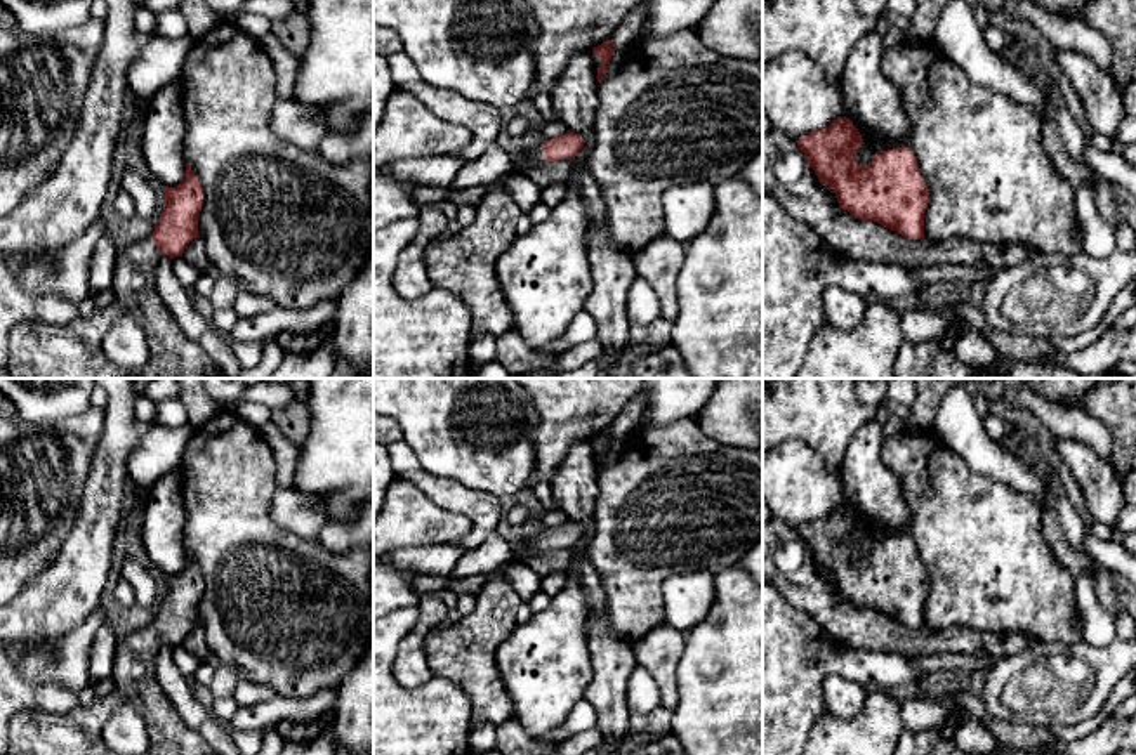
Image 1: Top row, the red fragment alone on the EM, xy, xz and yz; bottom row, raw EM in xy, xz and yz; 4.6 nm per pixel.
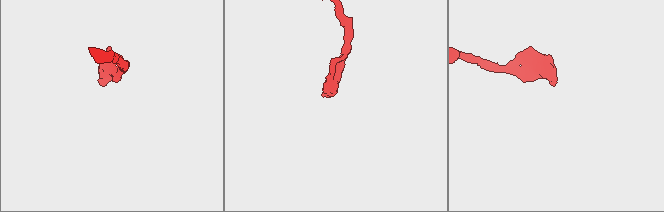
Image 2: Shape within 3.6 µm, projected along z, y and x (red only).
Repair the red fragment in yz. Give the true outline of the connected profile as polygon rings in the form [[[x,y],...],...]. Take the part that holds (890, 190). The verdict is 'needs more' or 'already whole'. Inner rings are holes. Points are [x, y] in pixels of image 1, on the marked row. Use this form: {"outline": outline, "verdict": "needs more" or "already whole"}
{"outline": [[[846,116],[796,142],[822,184],[834,189],[842,210],[908,240],[926,236],[929,193],[908,148],[877,151],[869,165],[858,165],[856,151],[863,139]]], "verdict": "already whole"}

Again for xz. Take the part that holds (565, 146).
{"outline": [[[566,134],[544,141],[521,156],[512,158],[512,168],[499,182],[486,187],[476,207],[476,219],[457,236],[434,240],[424,255],[424,267],[436,288],[459,297],[471,311],[471,340],[479,333],[495,338],[514,326],[512,311],[497,278],[497,259],[518,238],[516,222],[521,210],[504,189],[504,181],[521,174],[525,165],[573,160],[584,148],[584,137]]], "verdict": "needs more"}

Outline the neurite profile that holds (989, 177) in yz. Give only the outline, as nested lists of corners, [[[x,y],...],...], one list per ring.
[[[929,40],[902,42],[884,50],[881,71],[895,85],[912,121],[912,132],[903,141],[893,141],[858,128],[863,144],[856,151],[856,163],[869,165],[877,151],[908,148],[922,179],[929,201],[924,213],[924,234],[929,240],[969,238],[987,245],[1025,245],[1035,253],[1072,255],[1084,252],[1077,238],[1080,222],[1075,212],[1075,187],[1067,182],[1042,146],[1042,118],[1027,104],[974,83],[957,64]]]

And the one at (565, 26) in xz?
[[[526,0],[538,24],[533,42],[535,76],[542,90],[551,90],[568,61],[578,52],[592,52],[610,40],[622,19],[639,0]]]

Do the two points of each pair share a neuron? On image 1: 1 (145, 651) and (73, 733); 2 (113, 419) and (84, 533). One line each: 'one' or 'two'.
1: one
2: one

